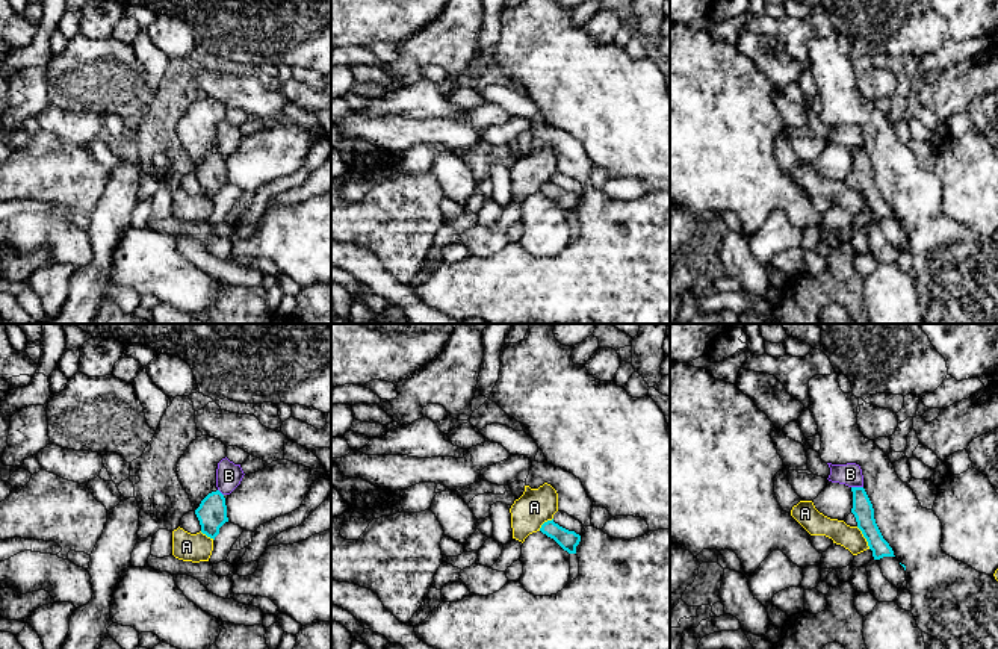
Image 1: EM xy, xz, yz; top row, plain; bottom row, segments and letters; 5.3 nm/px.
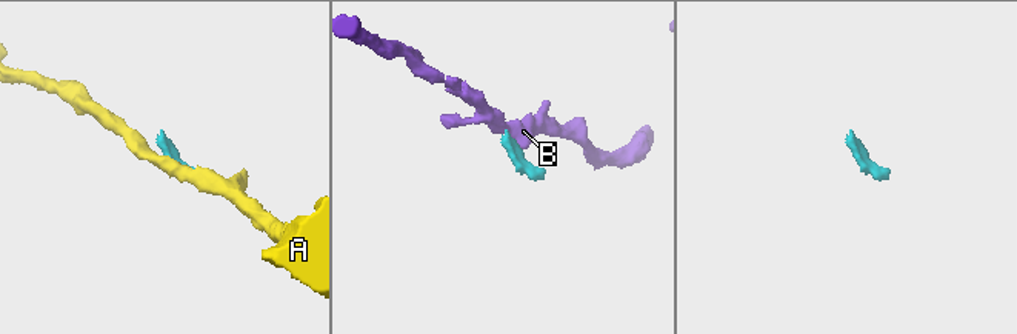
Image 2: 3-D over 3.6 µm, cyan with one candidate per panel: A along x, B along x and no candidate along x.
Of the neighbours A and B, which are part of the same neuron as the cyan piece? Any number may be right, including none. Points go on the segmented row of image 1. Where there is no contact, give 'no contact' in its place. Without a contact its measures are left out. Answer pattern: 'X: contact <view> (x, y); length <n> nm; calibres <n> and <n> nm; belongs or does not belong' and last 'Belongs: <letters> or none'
A: contact yz (864, 536); length 140 nm; calibres 110 and 120 nm; does not belong
B: contact yz (858, 487); length 60 nm; calibres 110 and 120 nm; does not belong
Belongs: none

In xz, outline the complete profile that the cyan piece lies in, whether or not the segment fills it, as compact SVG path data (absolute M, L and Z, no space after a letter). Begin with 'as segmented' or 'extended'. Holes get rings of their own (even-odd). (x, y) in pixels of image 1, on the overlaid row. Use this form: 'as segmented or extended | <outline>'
as segmented | M552 520L541 525L540 531L553 539L569 554L576 554L576 546L581 542L581 536L575 531L569 531Z

